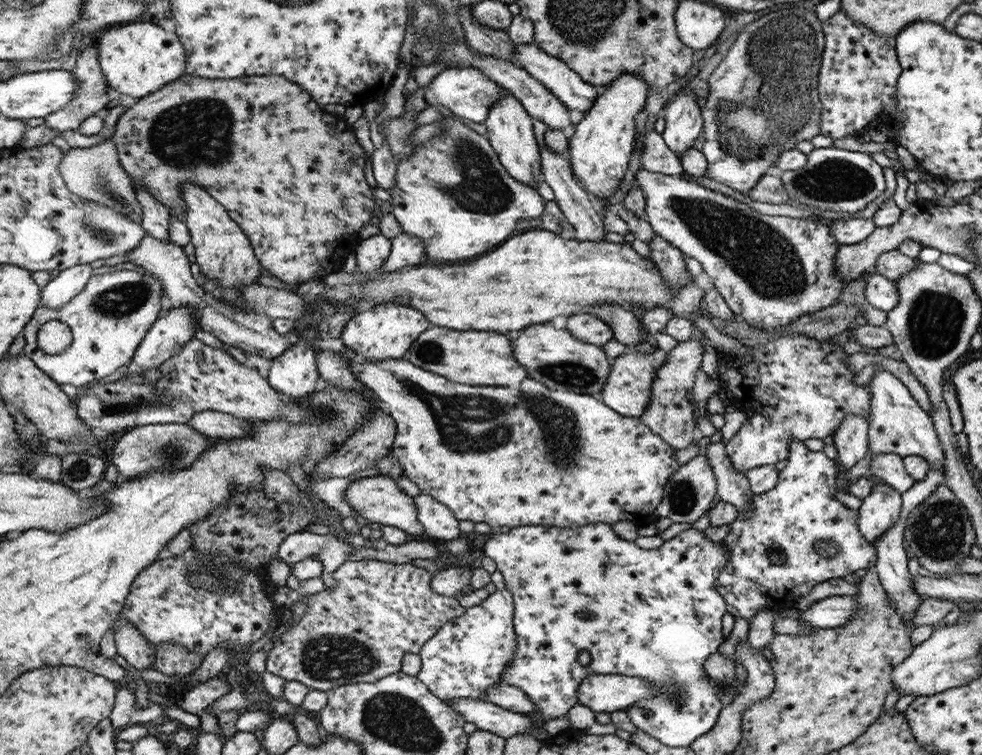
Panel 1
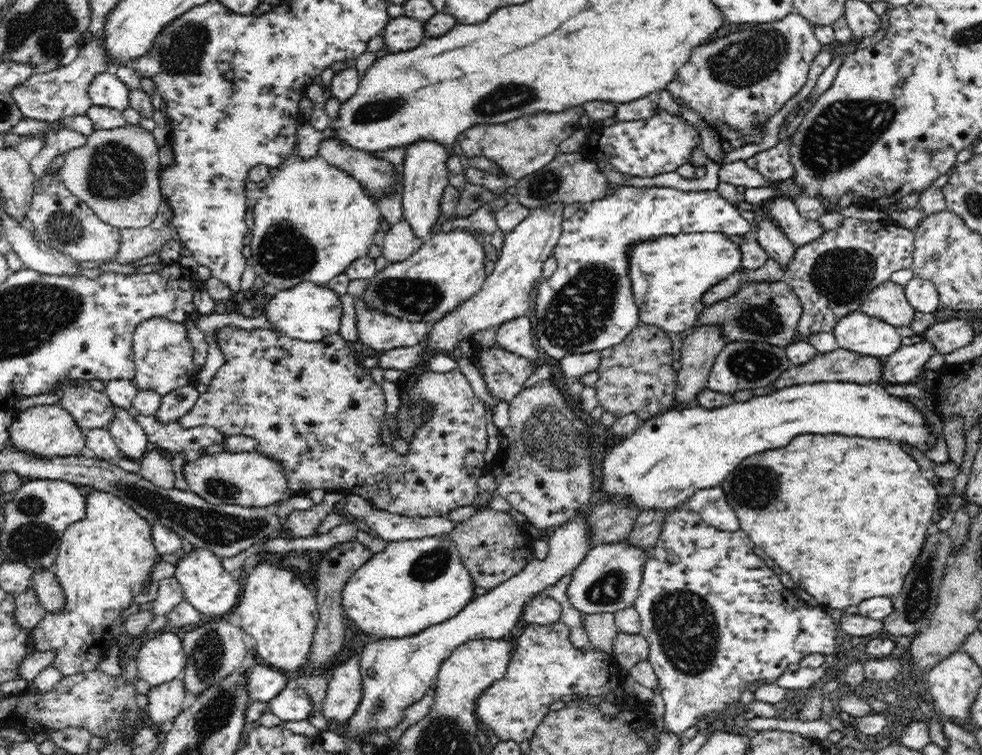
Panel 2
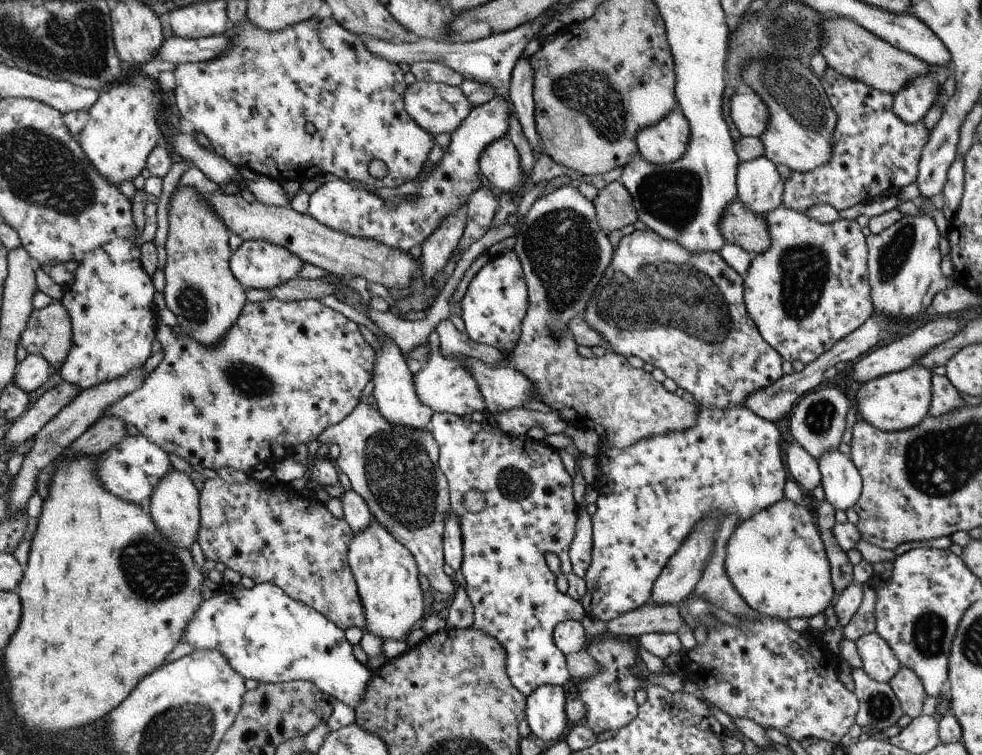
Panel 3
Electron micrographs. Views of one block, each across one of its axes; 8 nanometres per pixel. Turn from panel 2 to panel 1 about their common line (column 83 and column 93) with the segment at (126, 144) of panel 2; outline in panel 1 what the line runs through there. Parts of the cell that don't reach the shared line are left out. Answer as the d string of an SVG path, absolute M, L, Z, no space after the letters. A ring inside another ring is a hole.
M112 137L90 148L66 150L65 158L61 160L60 171L65 183L78 196L113 208L135 223L142 221L145 210L137 199L133 178L121 164L117 145Z

